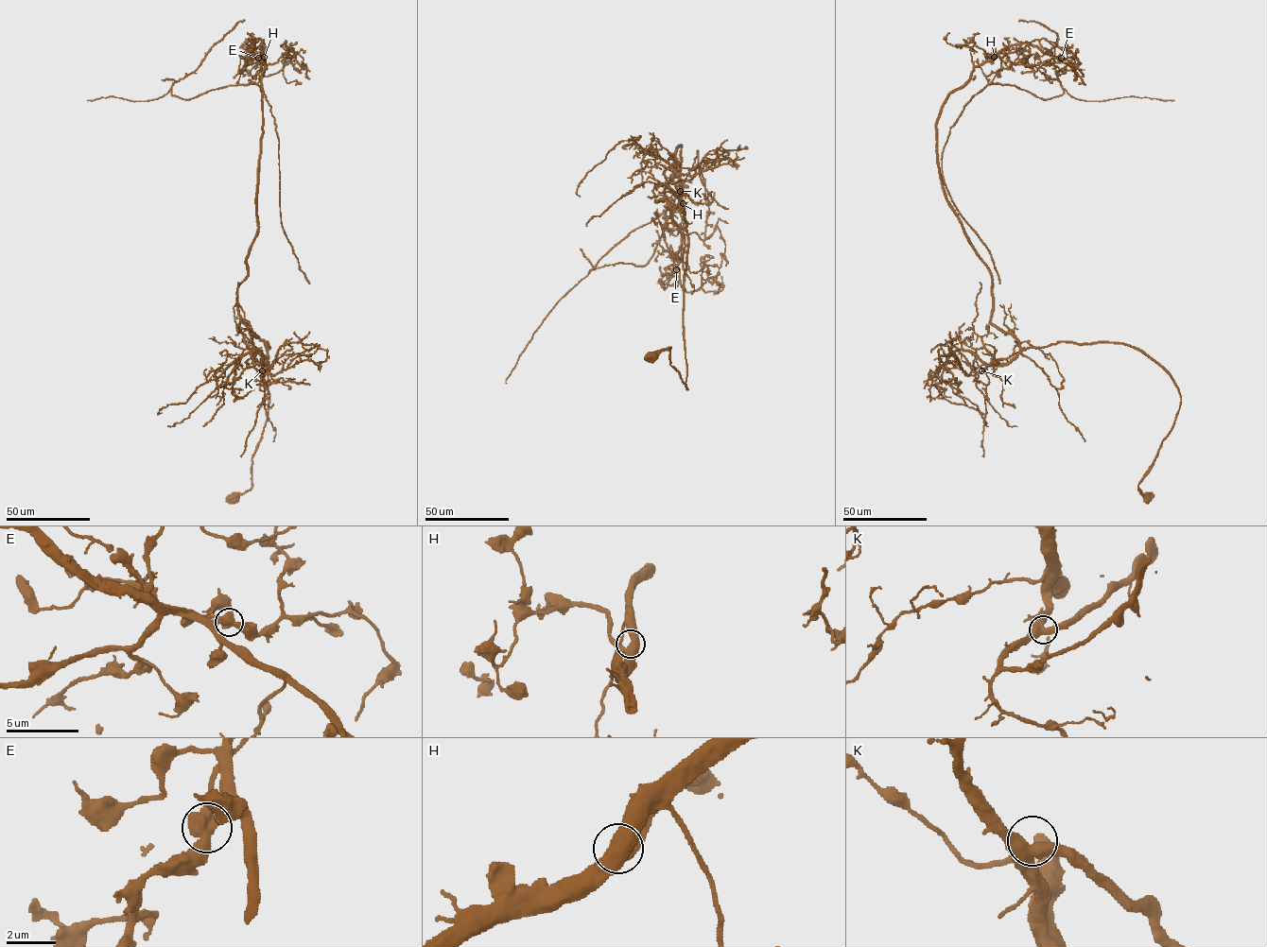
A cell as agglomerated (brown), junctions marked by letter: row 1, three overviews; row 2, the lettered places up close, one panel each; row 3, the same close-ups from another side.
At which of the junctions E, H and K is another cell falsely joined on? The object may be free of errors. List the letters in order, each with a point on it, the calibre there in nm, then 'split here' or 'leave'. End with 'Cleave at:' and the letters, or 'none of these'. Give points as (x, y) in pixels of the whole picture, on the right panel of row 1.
E: at (1061, 58); 500 nm thick; split here
H: at (994, 57); 500 nm thick; leave
K: at (981, 370); 480 nm thick; leave
Cleave at: E

